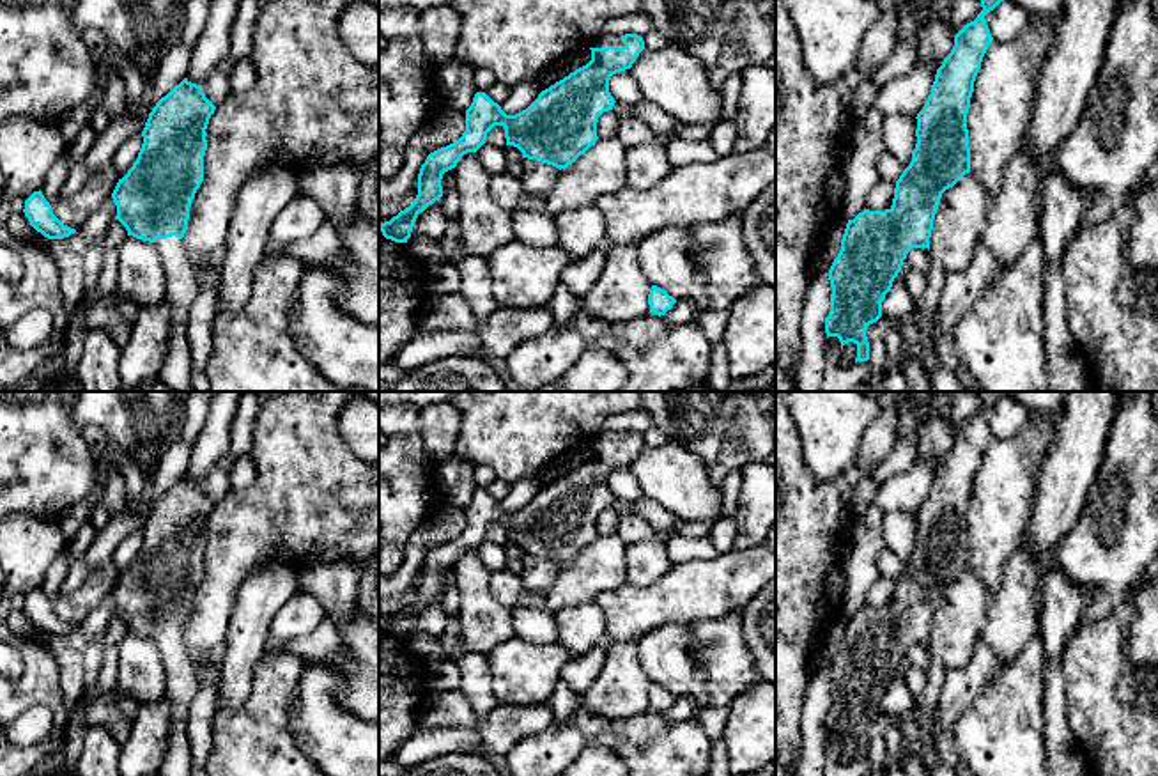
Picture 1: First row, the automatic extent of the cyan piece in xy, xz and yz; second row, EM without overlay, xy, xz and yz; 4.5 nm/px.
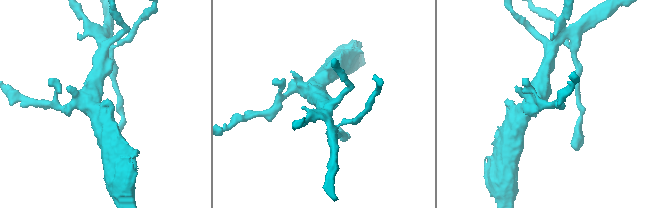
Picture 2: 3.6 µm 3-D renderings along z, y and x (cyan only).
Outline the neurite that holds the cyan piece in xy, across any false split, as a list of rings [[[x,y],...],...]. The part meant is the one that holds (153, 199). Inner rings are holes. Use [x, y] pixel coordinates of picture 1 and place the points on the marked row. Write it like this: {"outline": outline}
{"outline": [[[184,78],[161,97],[142,131],[136,161],[119,179],[112,198],[127,236],[154,243],[165,268],[165,299],[174,324],[159,381],[172,392],[193,390],[188,317],[200,289],[184,246],[189,207],[204,181],[207,124],[216,106],[202,85]]]}

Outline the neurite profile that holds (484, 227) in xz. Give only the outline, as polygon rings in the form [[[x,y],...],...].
[[[476,152],[464,154],[455,174],[464,253],[489,259],[501,244],[515,239],[512,214],[492,202],[490,175],[478,161]]]

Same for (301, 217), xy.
[[[299,191],[273,221],[266,255],[285,253],[290,243],[315,234],[326,220],[320,204]]]

